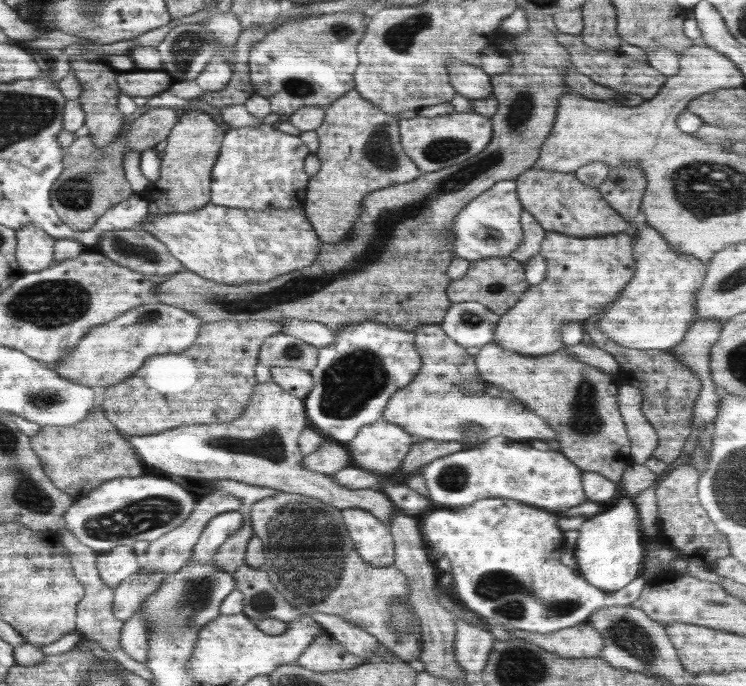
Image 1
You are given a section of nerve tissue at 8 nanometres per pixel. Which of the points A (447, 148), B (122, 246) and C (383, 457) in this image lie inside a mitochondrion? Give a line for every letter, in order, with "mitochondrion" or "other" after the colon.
A: mitochondrion
B: mitochondrion
C: other

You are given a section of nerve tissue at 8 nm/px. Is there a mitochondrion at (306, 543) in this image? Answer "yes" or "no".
yes

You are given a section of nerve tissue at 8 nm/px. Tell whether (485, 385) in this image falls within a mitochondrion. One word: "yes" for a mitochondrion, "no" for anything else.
no

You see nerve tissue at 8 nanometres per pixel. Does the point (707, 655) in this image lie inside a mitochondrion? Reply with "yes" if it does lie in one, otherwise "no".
no

